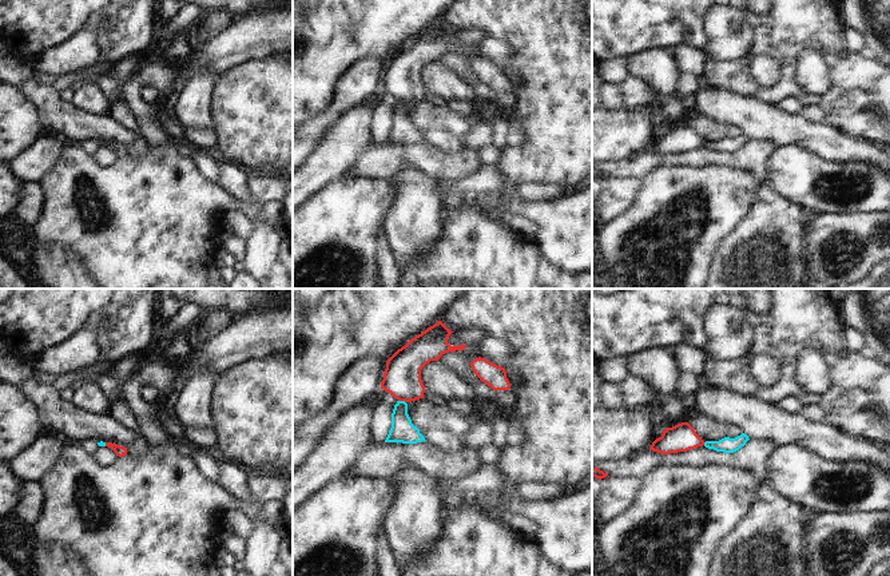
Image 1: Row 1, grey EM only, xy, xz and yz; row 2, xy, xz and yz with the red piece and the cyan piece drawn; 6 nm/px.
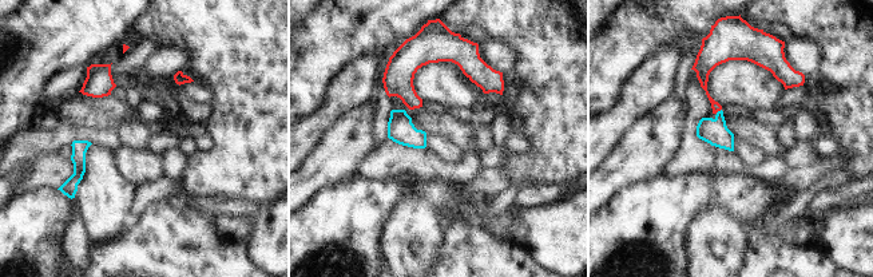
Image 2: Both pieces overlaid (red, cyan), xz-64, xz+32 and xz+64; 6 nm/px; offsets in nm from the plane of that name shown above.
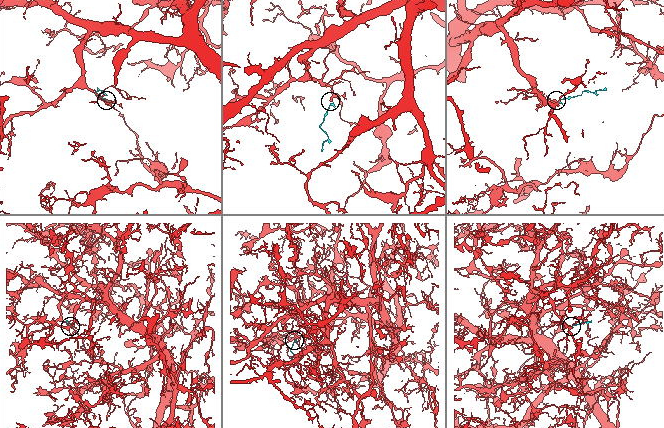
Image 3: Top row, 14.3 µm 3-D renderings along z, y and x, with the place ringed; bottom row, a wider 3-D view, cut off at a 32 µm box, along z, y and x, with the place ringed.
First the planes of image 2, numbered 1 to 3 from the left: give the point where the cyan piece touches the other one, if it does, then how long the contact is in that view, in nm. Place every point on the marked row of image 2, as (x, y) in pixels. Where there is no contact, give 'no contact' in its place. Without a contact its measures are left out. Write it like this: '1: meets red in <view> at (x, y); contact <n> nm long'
1: no contact
2: no contact
3: meets red in xz+64 at (718, 110); contact 50 nm long

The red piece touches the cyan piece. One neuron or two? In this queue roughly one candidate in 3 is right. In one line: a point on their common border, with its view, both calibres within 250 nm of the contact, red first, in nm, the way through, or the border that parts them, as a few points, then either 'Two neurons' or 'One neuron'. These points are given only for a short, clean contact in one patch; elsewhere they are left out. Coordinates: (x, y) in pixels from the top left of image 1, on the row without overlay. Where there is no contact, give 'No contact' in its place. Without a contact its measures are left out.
Touches red at xz (402, 100). Thickness 220 nm (red) against 140 nm. Path across: xz (402, 80), (402, 100), (402, 131). One neuron.

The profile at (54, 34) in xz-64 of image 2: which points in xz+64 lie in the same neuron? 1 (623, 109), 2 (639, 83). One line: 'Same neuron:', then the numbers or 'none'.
Same neuron: none

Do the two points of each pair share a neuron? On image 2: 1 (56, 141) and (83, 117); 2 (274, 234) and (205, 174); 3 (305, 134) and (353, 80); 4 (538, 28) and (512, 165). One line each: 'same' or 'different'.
1: different
2: different
3: same
4: same

